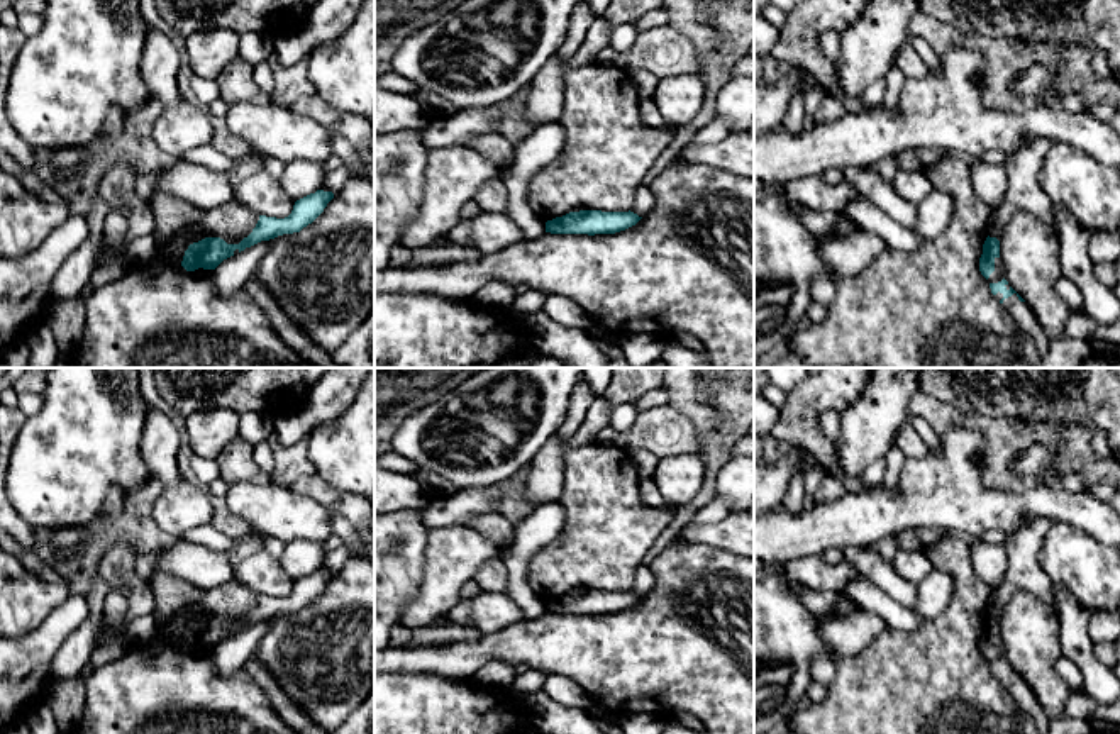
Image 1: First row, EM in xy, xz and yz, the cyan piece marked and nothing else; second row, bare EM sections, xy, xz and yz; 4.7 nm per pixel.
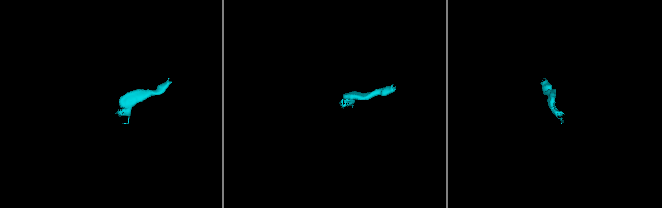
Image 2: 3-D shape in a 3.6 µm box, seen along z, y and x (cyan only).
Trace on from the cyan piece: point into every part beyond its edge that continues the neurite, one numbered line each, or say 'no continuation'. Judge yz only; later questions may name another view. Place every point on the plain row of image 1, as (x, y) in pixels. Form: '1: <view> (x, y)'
1: yz (1020, 690)

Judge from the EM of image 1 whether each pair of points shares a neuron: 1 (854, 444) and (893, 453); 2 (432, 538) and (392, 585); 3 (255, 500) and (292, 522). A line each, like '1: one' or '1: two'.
1: two
2: two
3: one

